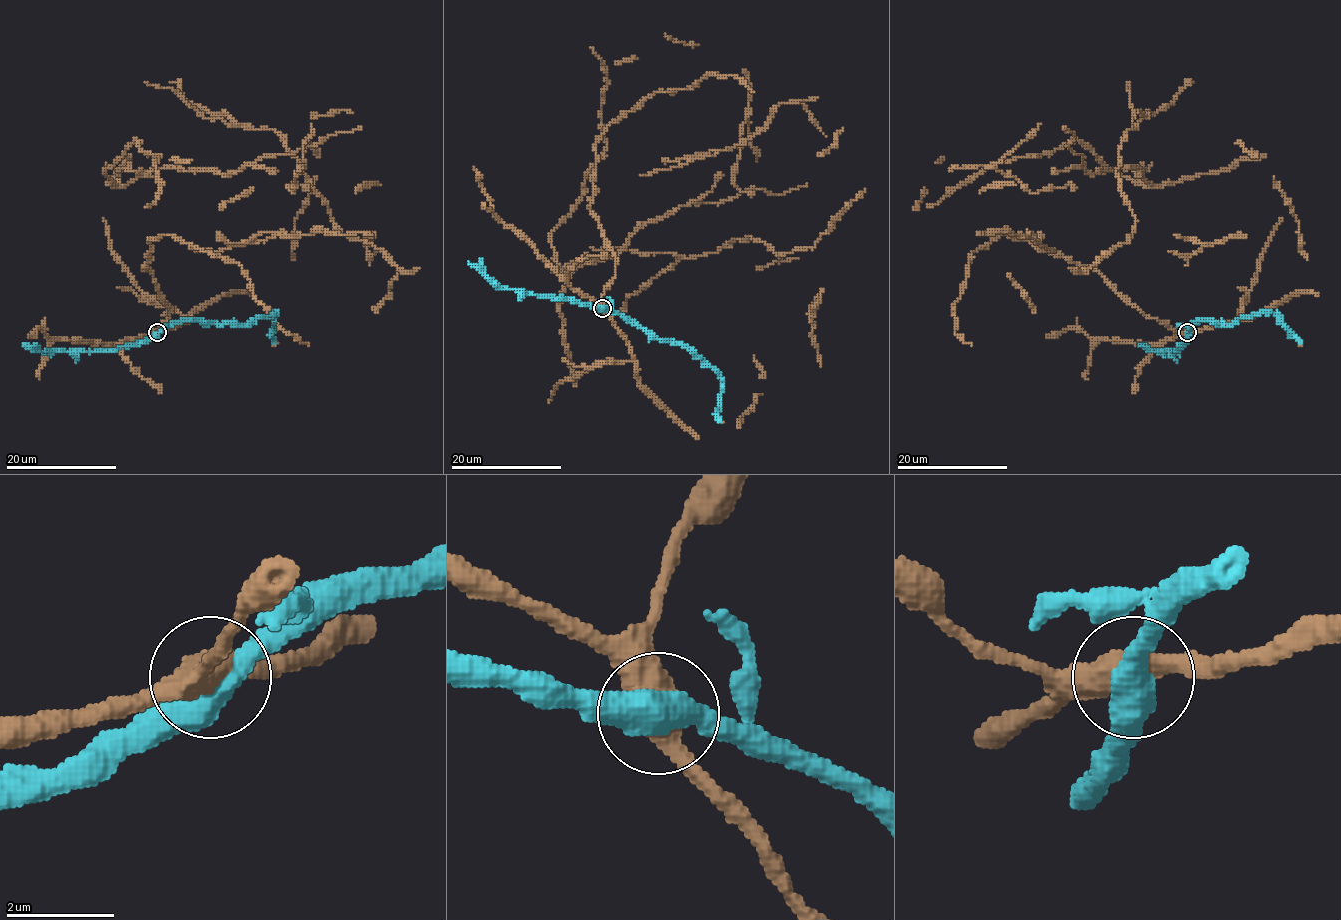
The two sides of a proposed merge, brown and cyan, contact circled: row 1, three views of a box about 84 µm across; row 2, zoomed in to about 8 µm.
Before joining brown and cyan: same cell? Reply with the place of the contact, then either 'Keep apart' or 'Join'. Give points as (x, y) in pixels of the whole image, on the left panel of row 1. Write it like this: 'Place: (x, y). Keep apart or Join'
Place: (157, 332). Join

